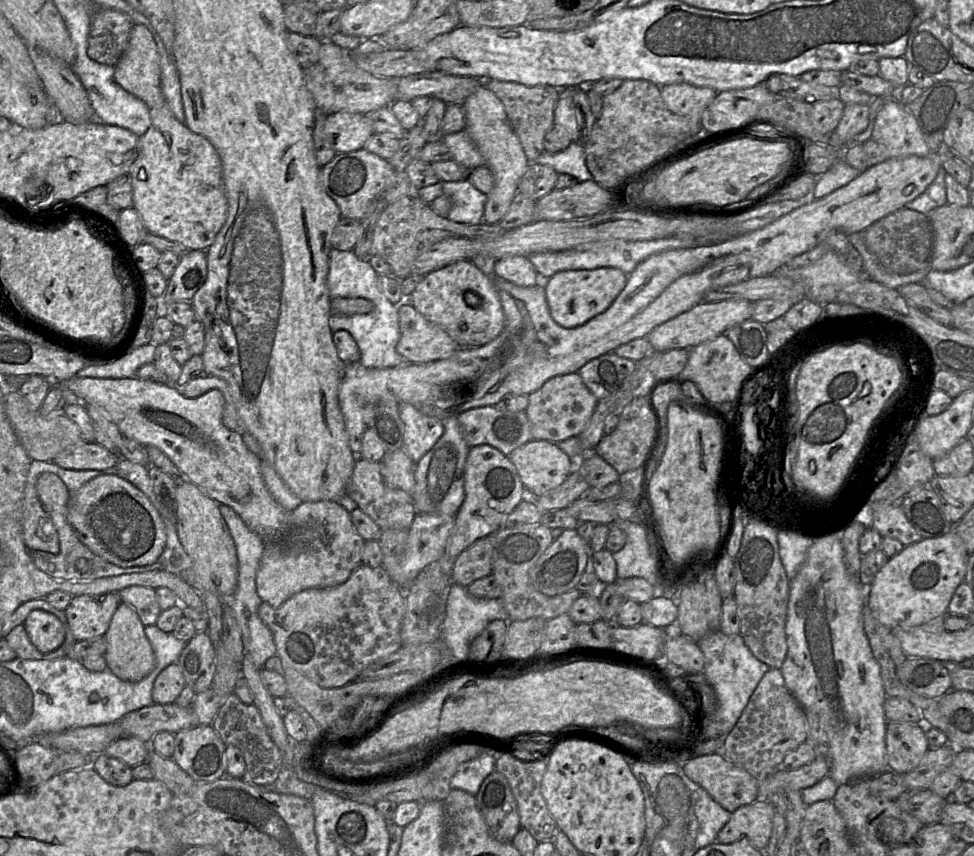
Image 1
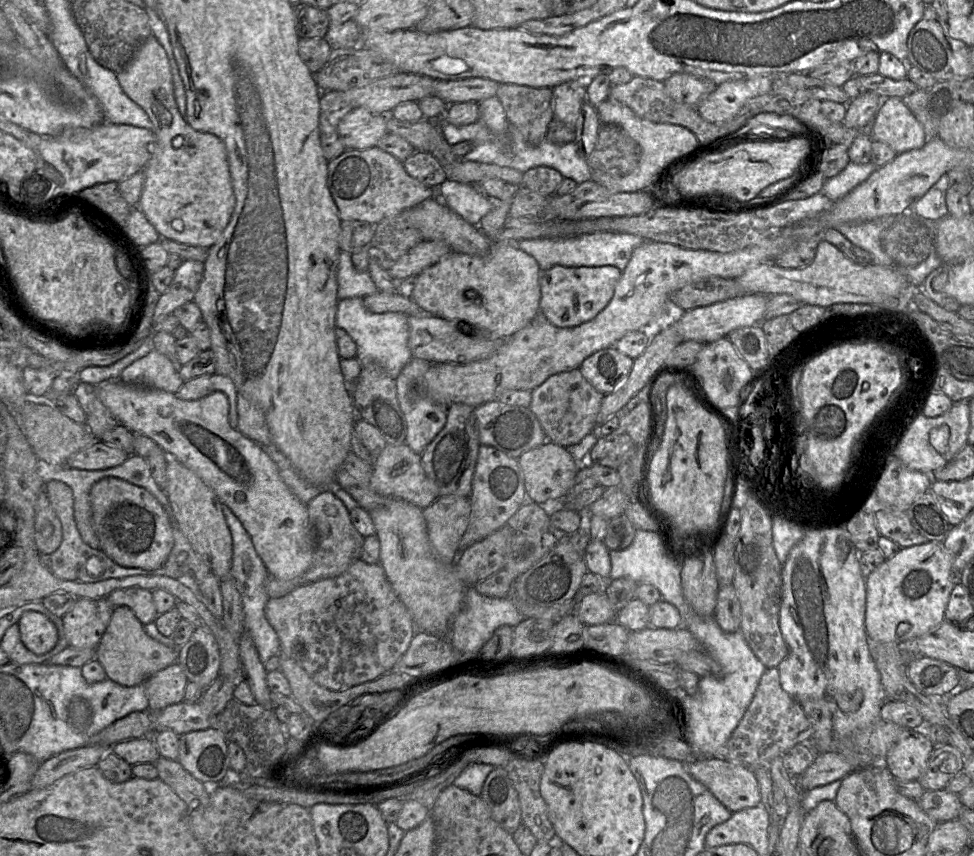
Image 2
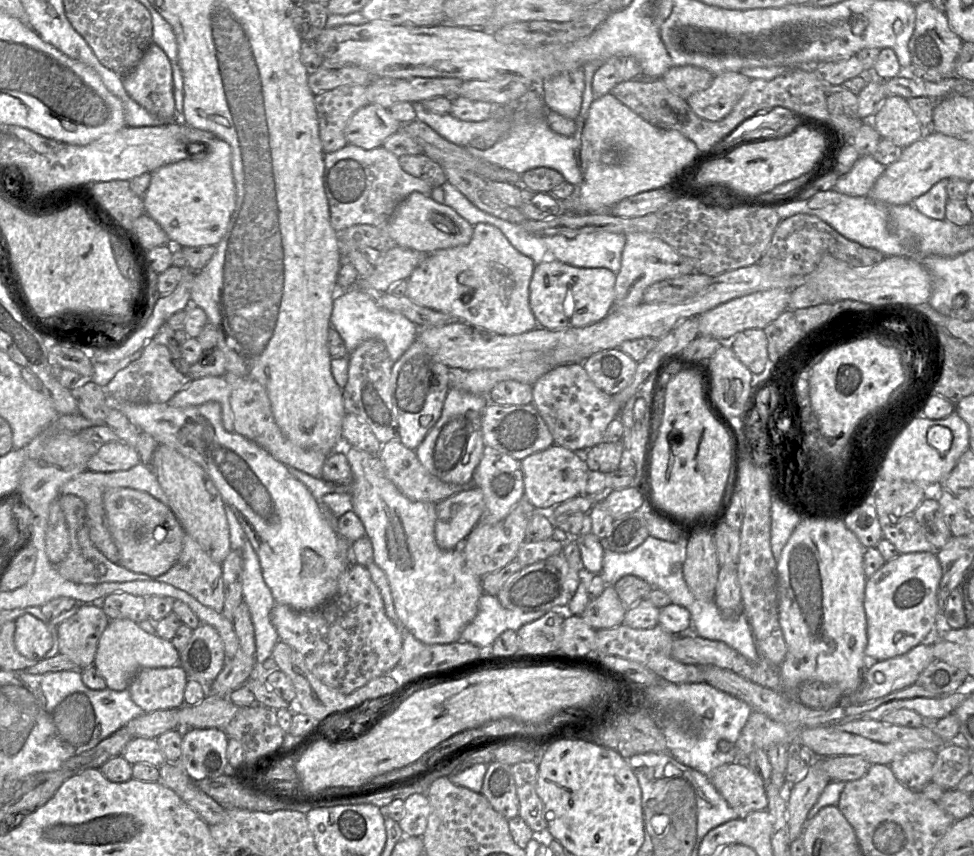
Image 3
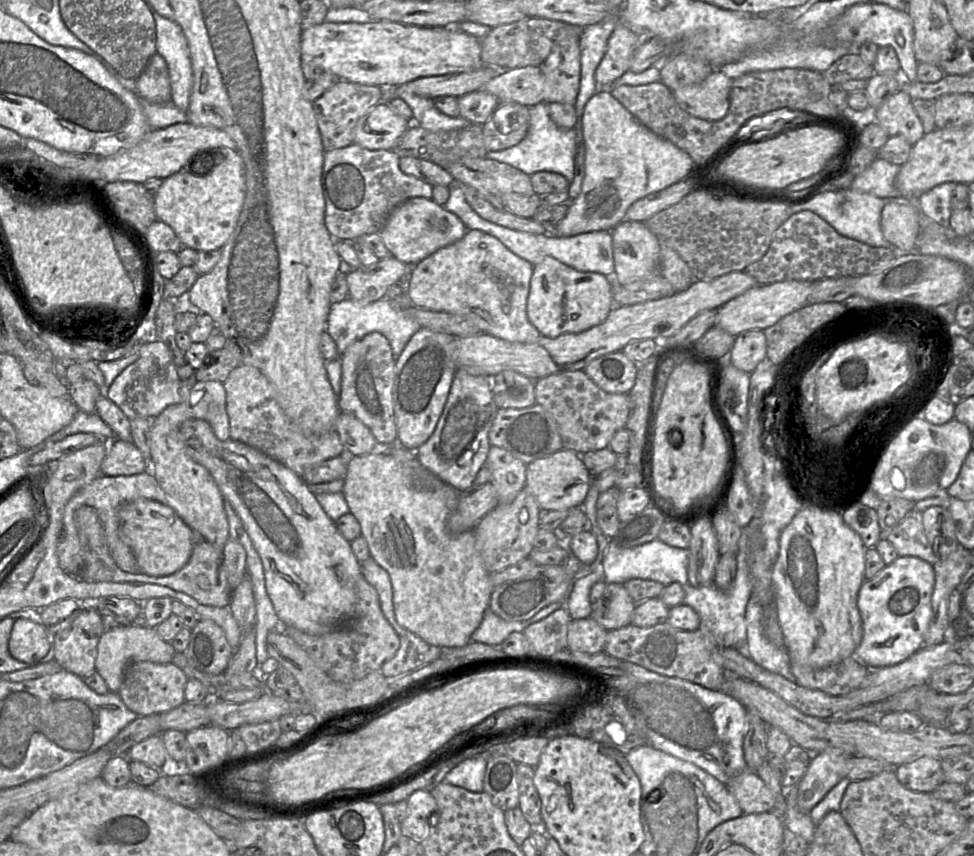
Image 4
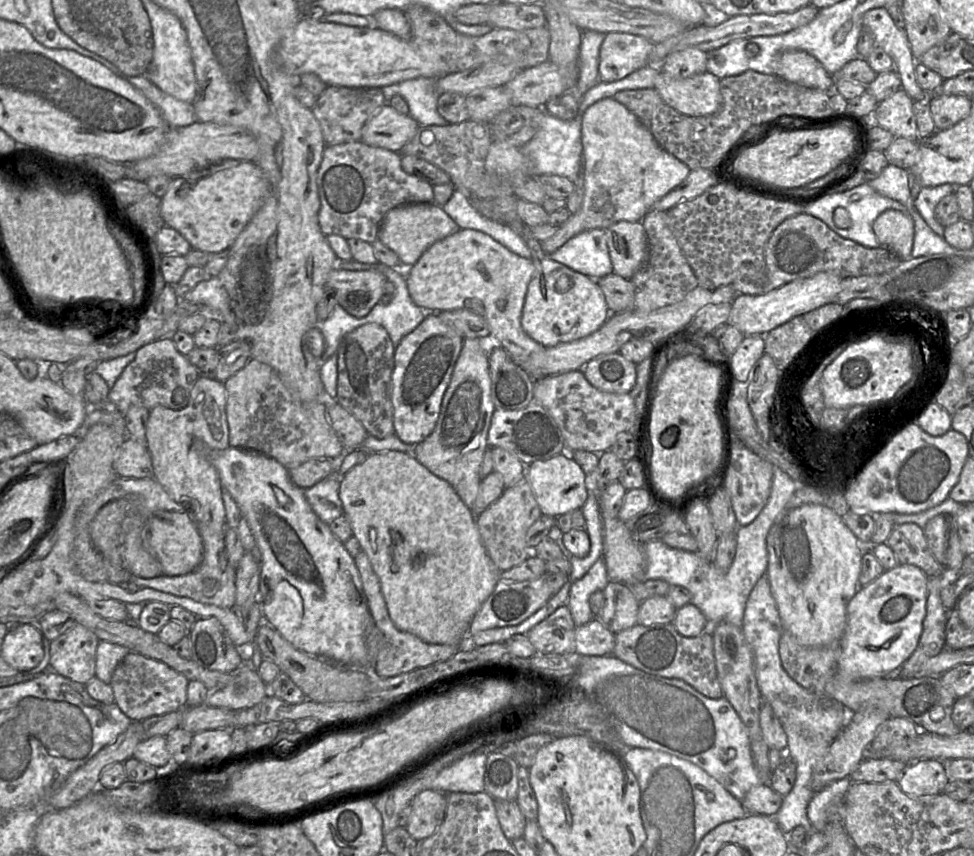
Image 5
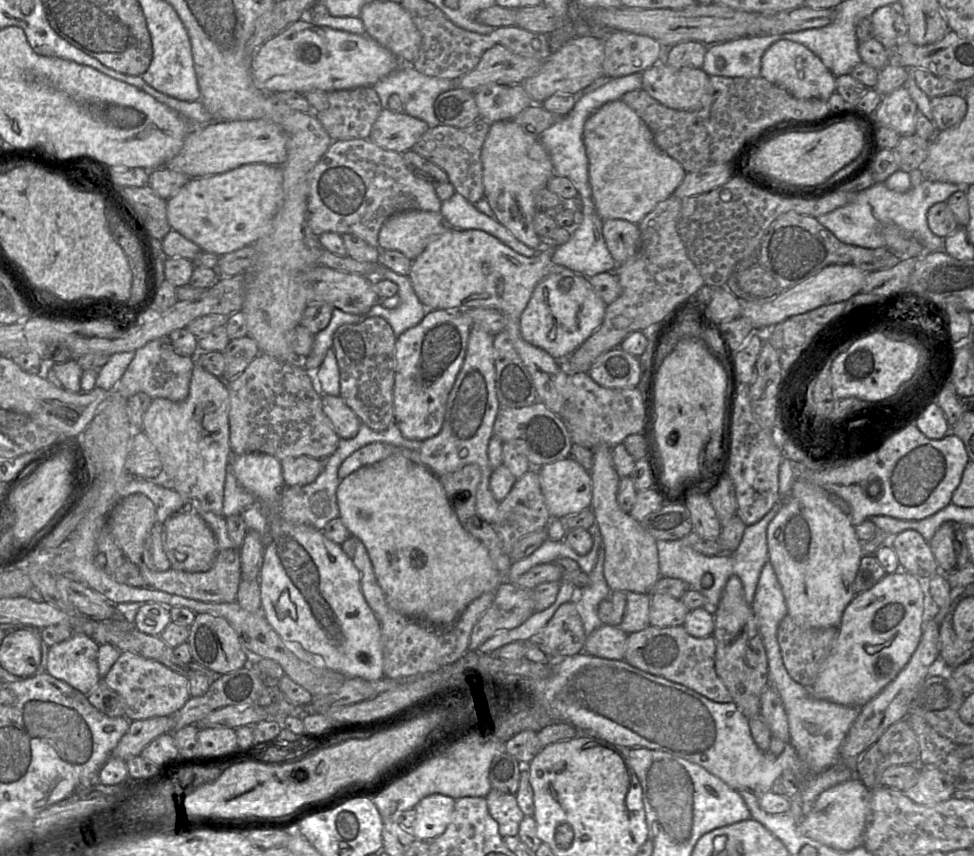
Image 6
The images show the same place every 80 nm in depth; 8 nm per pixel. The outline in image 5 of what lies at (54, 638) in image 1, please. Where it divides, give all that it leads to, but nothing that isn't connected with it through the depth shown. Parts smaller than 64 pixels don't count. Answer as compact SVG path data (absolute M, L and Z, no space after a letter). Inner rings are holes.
M31 624L10 625L3 639L1 656L19 672L29 672L44 657L42 638L42 632Z

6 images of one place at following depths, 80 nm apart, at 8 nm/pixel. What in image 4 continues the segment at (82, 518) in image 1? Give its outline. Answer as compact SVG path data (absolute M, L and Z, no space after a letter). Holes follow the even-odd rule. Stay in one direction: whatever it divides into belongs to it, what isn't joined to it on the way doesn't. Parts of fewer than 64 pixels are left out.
M147 498L124 503L119 509L121 531L131 547L143 574L152 577L171 575L188 562L194 544L194 531L170 507Z

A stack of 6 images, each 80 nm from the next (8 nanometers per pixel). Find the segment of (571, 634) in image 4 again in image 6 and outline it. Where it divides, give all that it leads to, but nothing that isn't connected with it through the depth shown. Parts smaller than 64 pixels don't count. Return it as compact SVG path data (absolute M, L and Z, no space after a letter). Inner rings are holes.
M602 624L586 637L584 652L612 660L625 660L628 635L611 624Z

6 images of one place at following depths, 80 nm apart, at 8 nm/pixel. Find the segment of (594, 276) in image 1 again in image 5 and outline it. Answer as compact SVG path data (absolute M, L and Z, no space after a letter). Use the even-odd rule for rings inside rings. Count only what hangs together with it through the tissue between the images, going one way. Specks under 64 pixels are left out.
M515 194L492 199L499 209L499 221L520 236L531 252L535 272L531 279L522 311L521 326L525 333L544 347L582 339L597 331L609 318L610 311L597 280L555 262L541 248L531 233L531 227L520 218Z

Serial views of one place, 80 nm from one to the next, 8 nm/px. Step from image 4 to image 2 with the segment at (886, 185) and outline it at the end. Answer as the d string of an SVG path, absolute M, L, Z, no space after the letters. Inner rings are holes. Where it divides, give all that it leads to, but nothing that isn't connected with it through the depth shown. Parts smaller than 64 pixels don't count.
M872 162L849 164L836 176L826 179L822 190L832 201L837 201L865 181L878 167Z

